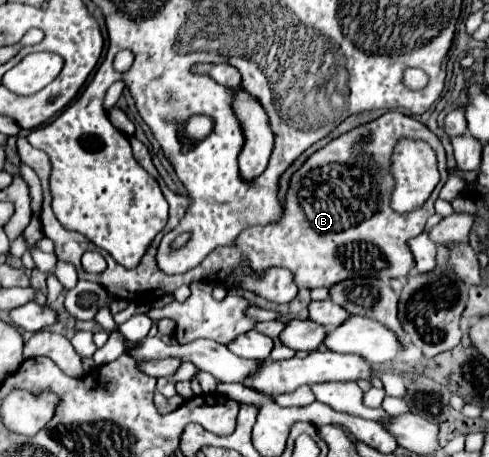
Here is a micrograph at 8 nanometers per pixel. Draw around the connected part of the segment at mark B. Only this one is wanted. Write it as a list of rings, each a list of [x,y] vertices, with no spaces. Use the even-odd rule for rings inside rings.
[[[385,112],[383,116],[357,126],[339,138],[331,140],[327,146],[319,148],[313,152],[303,166],[291,176],[289,190],[287,190],[287,200],[285,200],[285,210],[277,222],[265,224],[265,226],[251,226],[243,230],[237,236],[237,242],[233,246],[223,246],[215,248],[195,268],[187,270],[185,274],[177,276],[165,276],[157,262],[155,262],[155,252],[157,252],[157,238],[143,256],[141,264],[133,270],[121,268],[109,252],[97,248],[91,244],[83,234],[65,230],[53,210],[51,210],[51,192],[49,192],[49,174],[51,174],[51,164],[49,158],[43,150],[33,148],[25,136],[17,138],[17,150],[21,164],[33,168],[37,176],[41,178],[43,186],[43,210],[41,210],[41,224],[43,224],[43,234],[53,240],[55,244],[55,254],[63,262],[71,262],[81,280],[91,280],[101,284],[107,292],[111,292],[117,298],[129,300],[133,304],[151,304],[155,300],[147,300],[147,294],[153,296],[165,296],[173,294],[175,288],[191,282],[211,282],[219,284],[225,282],[225,278],[241,264],[247,262],[247,266],[253,272],[265,272],[273,266],[287,268],[293,274],[293,282],[299,288],[331,288],[333,284],[347,280],[347,278],[357,278],[357,276],[369,276],[369,278],[401,278],[407,276],[409,270],[413,268],[413,254],[409,254],[407,240],[415,238],[423,232],[425,222],[431,214],[435,214],[435,200],[441,190],[441,186],[447,182],[447,168],[445,168],[445,150],[441,146],[441,140],[425,126],[423,122],[415,120],[413,116],[407,116],[403,112]],[[399,138],[417,138],[425,140],[431,144],[431,148],[437,152],[439,160],[439,172],[441,172],[441,182],[419,210],[413,210],[409,214],[397,214],[389,206],[389,194],[393,190],[393,176],[389,172],[391,166],[391,154]],[[87,250],[97,250],[101,256],[107,260],[107,268],[101,274],[89,274],[81,266],[81,256]]]

